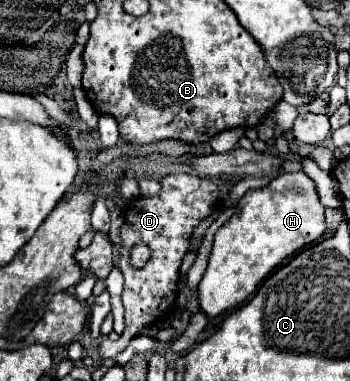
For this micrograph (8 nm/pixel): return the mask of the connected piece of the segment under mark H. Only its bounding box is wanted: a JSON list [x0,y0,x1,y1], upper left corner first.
[199,172,325,316]

